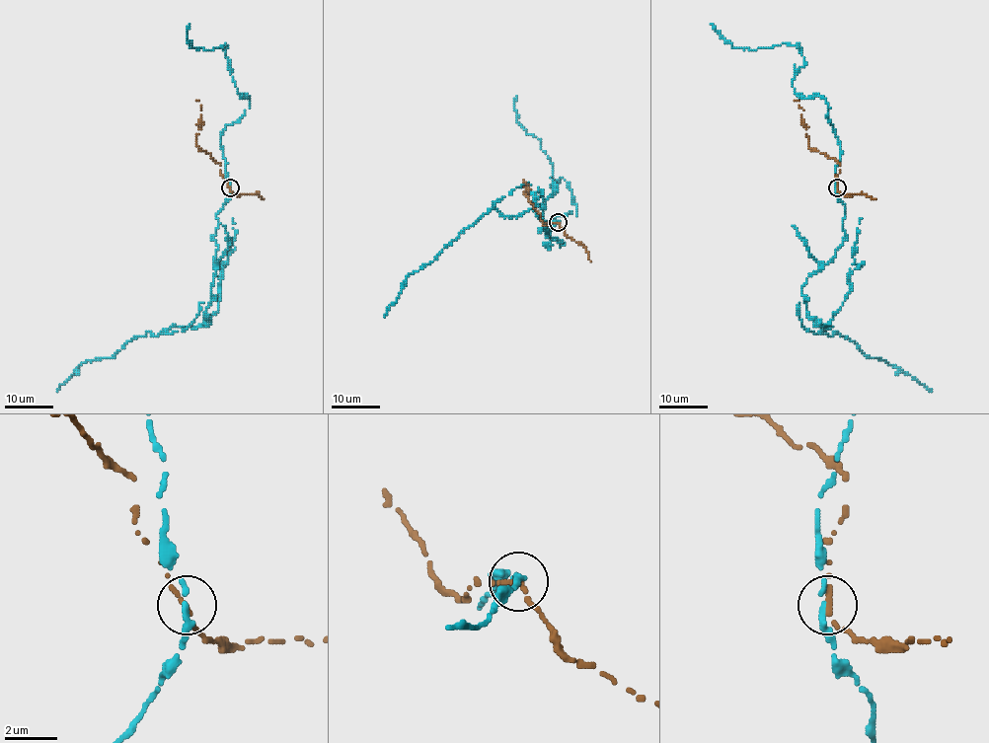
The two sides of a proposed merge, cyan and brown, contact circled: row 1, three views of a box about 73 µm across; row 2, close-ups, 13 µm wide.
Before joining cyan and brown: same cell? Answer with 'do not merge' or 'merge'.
do not merge

